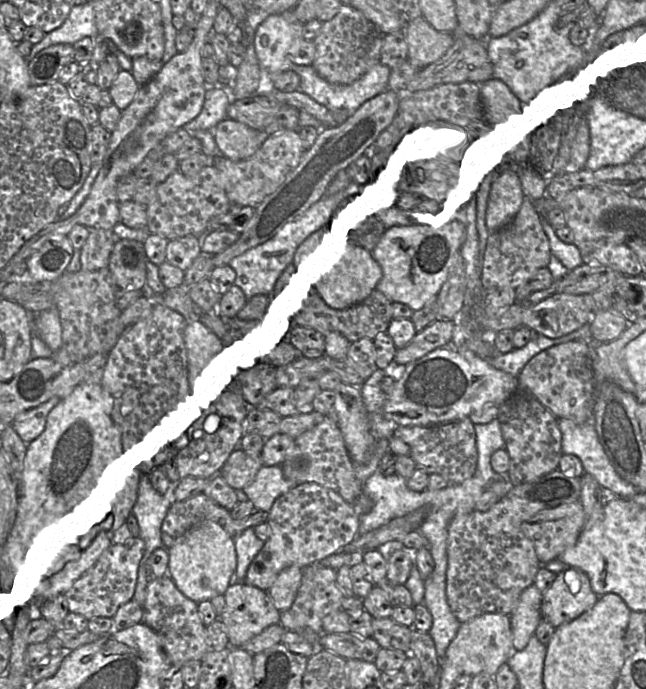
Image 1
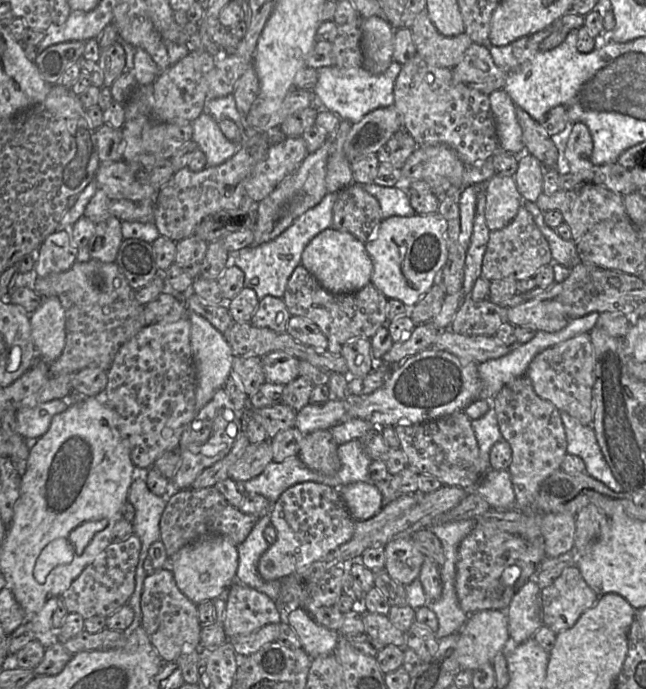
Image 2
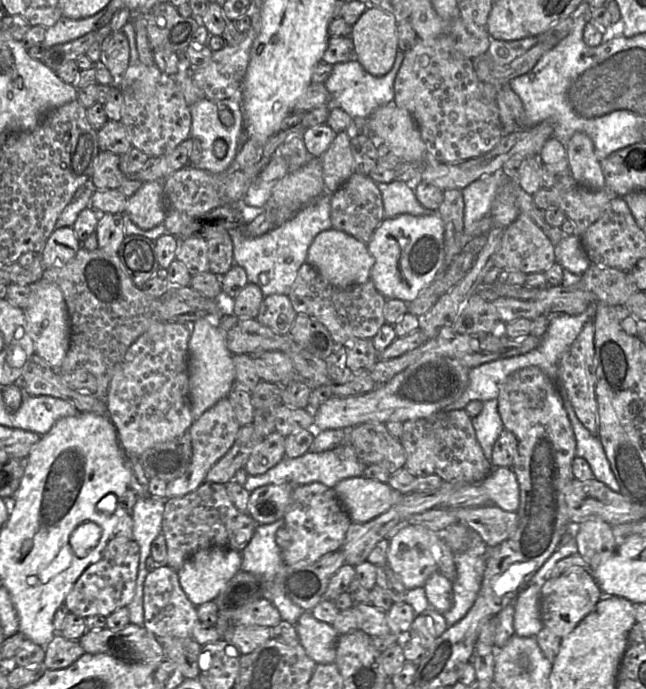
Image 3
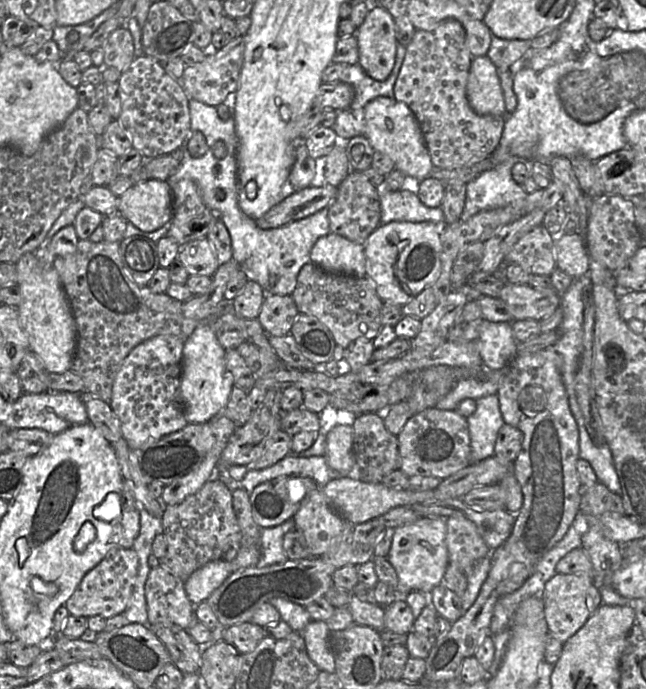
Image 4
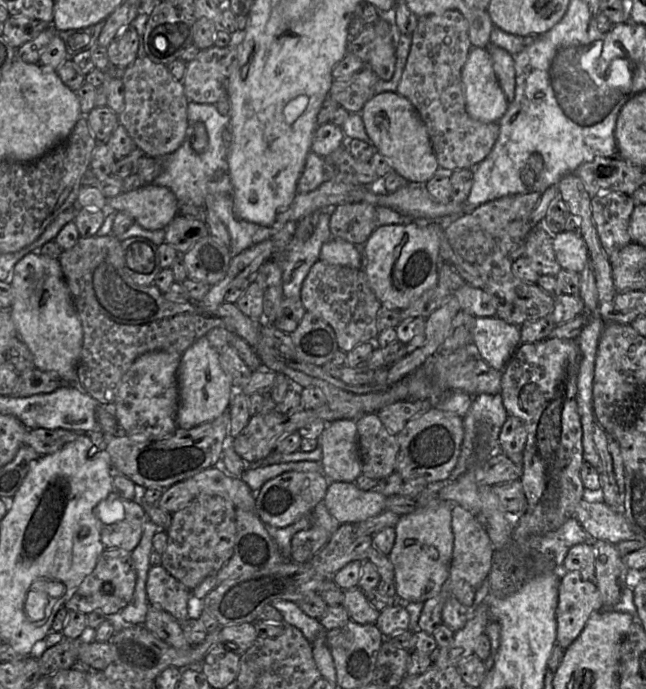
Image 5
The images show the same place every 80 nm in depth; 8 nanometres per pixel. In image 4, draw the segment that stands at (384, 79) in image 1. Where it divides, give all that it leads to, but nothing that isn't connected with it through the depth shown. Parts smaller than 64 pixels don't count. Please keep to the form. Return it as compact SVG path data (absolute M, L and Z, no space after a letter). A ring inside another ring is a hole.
M397 41L394 67L389 77L383 81L378 81L370 77L359 64L348 65L345 68L345 70L339 78L339 81L350 84L354 89L354 98L349 107L351 111L353 111L355 114L360 114L360 117L362 118L363 109L368 102L372 101L373 99L379 96L394 98L394 85L398 77L402 62L404 60L405 52L405 46L403 46Z

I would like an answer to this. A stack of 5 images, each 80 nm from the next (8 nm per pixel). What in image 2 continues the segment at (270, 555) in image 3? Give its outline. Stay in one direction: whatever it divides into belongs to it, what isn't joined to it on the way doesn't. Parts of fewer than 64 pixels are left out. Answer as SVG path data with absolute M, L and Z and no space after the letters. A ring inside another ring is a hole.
M270 514L260 517L247 538L237 546L238 568L235 578L237 582L266 594L279 605L281 579L264 580L257 569L260 557L270 546L264 538L264 530L270 524Z

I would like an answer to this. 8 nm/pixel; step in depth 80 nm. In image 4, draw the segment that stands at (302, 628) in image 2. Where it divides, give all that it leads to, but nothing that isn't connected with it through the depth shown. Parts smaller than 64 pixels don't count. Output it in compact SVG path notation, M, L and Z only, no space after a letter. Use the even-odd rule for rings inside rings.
M311 620L301 632L307 653L319 670L335 672L335 658L332 651L331 630L326 621Z

